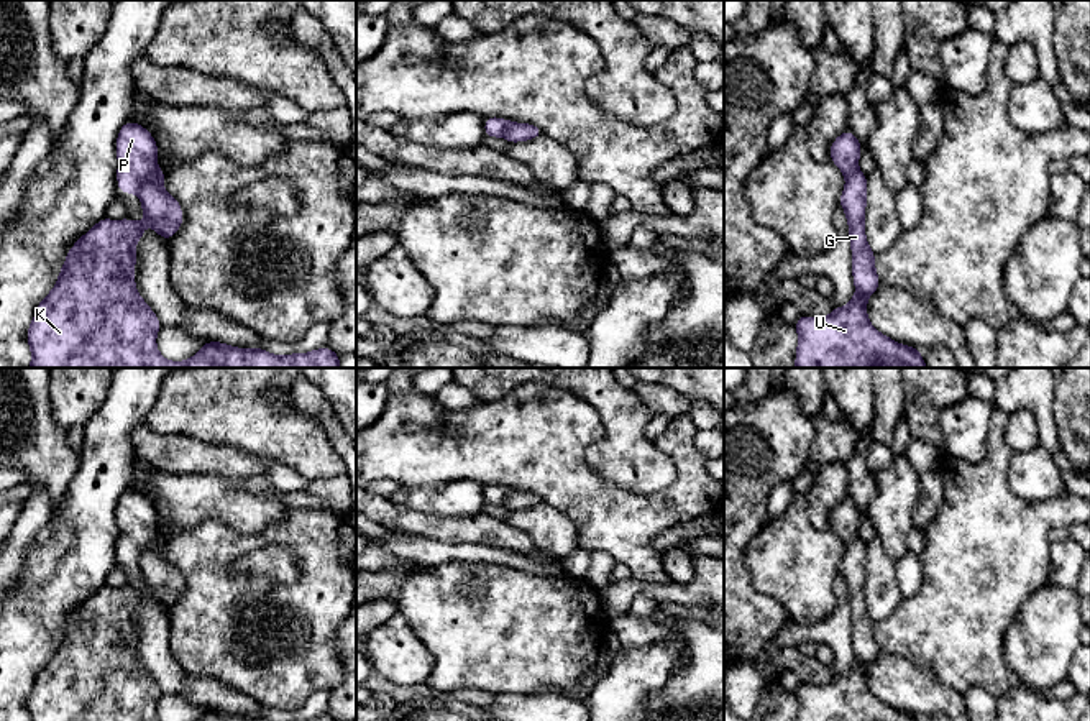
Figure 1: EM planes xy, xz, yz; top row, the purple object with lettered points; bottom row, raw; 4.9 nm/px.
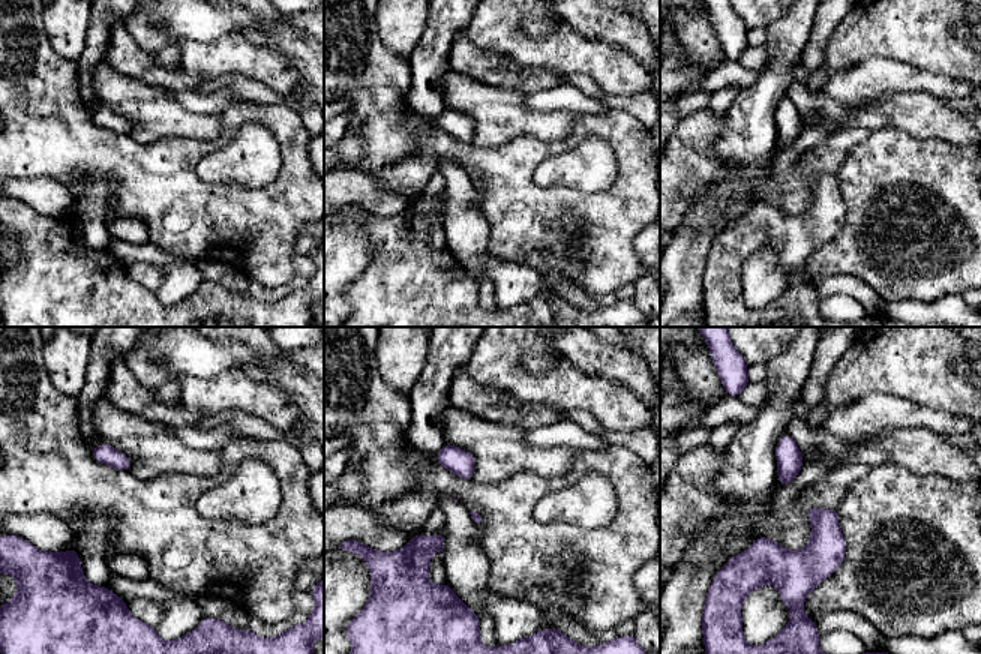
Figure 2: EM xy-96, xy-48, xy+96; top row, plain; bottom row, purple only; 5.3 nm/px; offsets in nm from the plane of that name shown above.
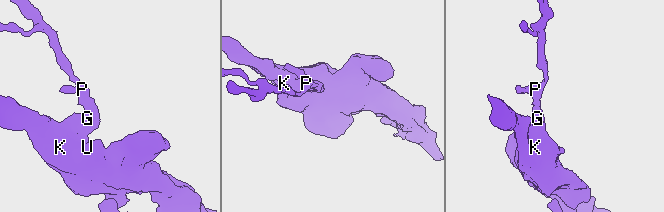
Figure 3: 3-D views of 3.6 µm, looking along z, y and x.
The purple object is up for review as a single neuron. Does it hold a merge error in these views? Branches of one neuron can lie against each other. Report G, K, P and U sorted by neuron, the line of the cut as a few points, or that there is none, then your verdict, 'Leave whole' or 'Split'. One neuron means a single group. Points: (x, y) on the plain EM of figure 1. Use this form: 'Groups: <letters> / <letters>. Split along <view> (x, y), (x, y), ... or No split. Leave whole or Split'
Groups: G K U / P. Split along xy (156, 536), (137, 560). Split

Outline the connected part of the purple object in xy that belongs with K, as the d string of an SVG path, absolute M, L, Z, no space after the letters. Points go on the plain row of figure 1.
M156 537L140 555L143 590L102 586L66 621L66 631L51 660L38 672L26 700L31 721L159 721L156 705L163 695L158 683L138 662L135 652L136 611L149 593L166 609L182 595L181 572L163 555L166 539Z

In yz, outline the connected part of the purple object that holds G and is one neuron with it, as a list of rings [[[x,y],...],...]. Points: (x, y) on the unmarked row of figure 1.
[[[855,539],[845,547],[839,567],[852,618],[852,645],[855,664],[844,675],[834,675],[827,685],[801,683],[795,691],[798,700],[796,721],[919,721],[880,701],[868,688],[867,668],[878,657],[875,621],[865,604],[867,544]]]

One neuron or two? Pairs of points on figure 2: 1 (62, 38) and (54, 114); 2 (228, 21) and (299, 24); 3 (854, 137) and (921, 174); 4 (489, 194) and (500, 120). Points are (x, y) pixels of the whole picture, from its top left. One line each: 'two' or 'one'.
1: two
2: one
3: two
4: two

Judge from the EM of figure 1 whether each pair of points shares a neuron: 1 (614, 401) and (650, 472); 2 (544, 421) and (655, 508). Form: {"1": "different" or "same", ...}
{"1": "same", "2": "same"}

